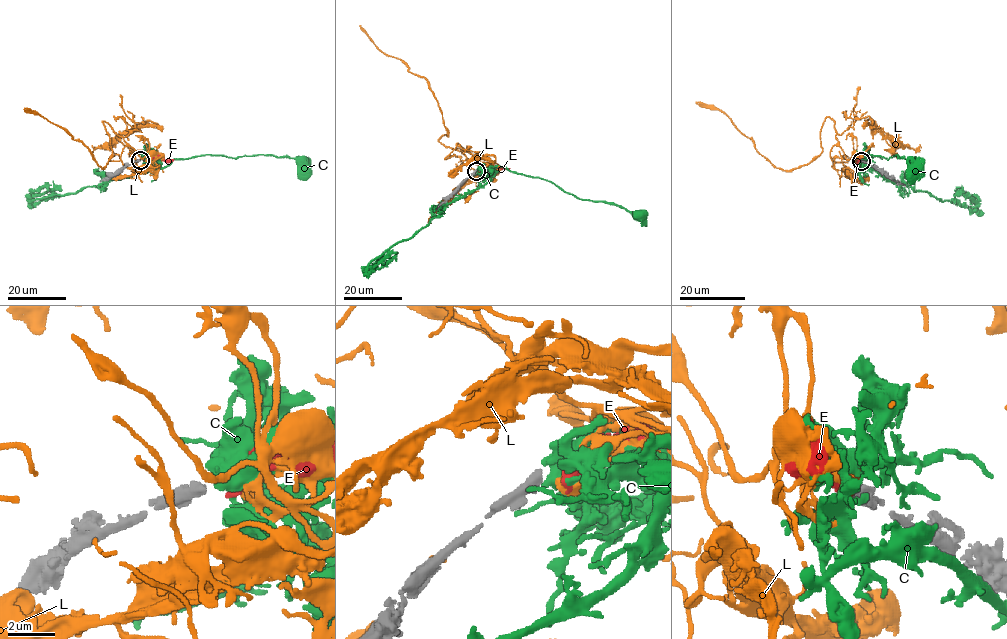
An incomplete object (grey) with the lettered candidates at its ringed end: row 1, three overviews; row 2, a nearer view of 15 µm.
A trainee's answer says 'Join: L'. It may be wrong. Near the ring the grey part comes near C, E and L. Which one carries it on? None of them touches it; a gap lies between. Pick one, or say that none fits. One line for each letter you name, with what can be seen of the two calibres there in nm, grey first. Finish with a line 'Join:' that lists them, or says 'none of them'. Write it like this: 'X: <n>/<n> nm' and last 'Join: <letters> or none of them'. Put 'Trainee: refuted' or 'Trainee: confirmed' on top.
Trainee: refuted
E: 500/420 nm
Join: E

